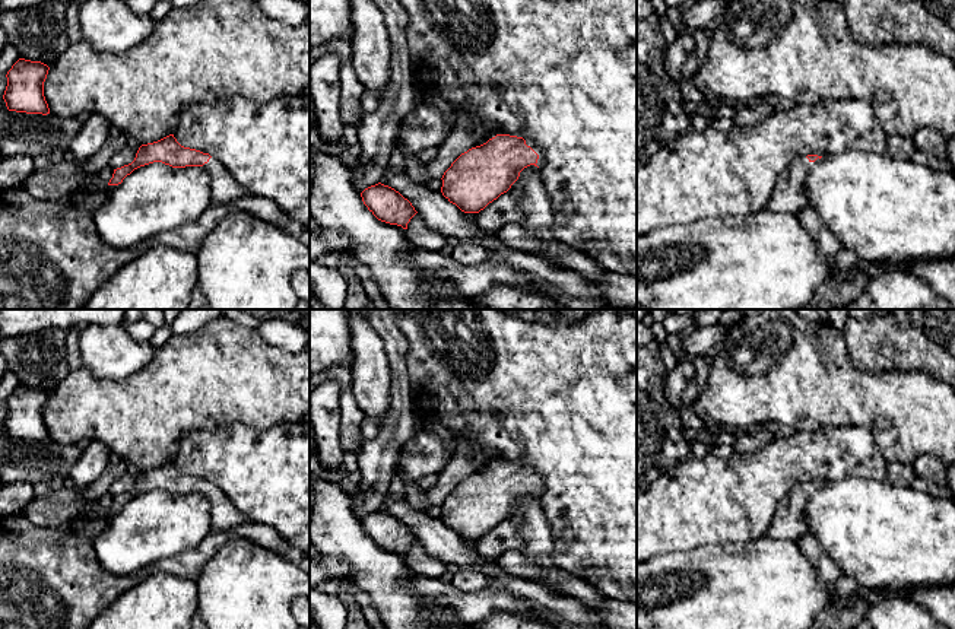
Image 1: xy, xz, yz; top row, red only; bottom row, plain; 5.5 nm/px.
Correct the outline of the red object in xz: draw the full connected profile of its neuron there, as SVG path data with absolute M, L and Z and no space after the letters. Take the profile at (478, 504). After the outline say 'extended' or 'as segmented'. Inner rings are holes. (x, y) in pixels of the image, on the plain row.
M496 461L486 470L461 480L442 502L442 522L464 540L479 540L489 530L507 520L520 499L530 493L543 493L545 485L534 467L510 461Z; extended

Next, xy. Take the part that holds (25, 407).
M19 385L7 398L3 422L9 438L26 441L50 441L44 423L44 409L50 394L41 388Z; as segmented

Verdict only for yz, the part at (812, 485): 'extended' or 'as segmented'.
extended

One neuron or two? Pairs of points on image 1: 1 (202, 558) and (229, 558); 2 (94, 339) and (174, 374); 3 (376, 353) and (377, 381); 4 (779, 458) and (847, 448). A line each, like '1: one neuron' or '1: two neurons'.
1: two neurons
2: two neurons
3: one neuron
4: one neuron

